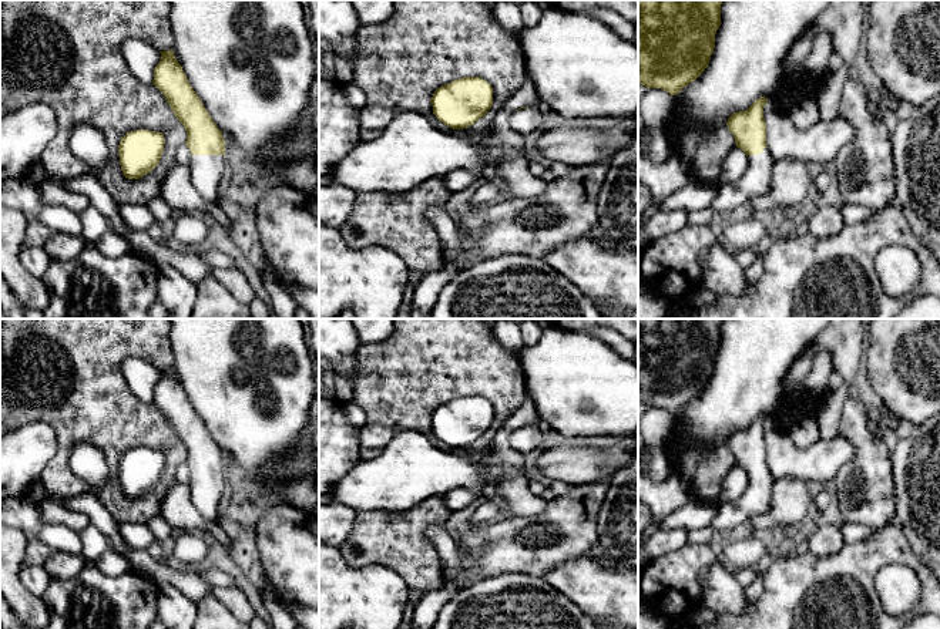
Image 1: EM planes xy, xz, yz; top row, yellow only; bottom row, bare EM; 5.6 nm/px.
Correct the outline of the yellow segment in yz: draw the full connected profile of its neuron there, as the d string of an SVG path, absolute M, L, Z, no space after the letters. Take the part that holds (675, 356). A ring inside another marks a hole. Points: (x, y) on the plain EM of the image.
M638 319L638 401L671 414L708 386L721 344L722 319Z

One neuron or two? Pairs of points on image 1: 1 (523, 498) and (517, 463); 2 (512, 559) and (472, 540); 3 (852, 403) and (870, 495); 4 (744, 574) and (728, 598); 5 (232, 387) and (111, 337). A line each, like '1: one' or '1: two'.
1: one
2: one
3: one
4: two
5: two

